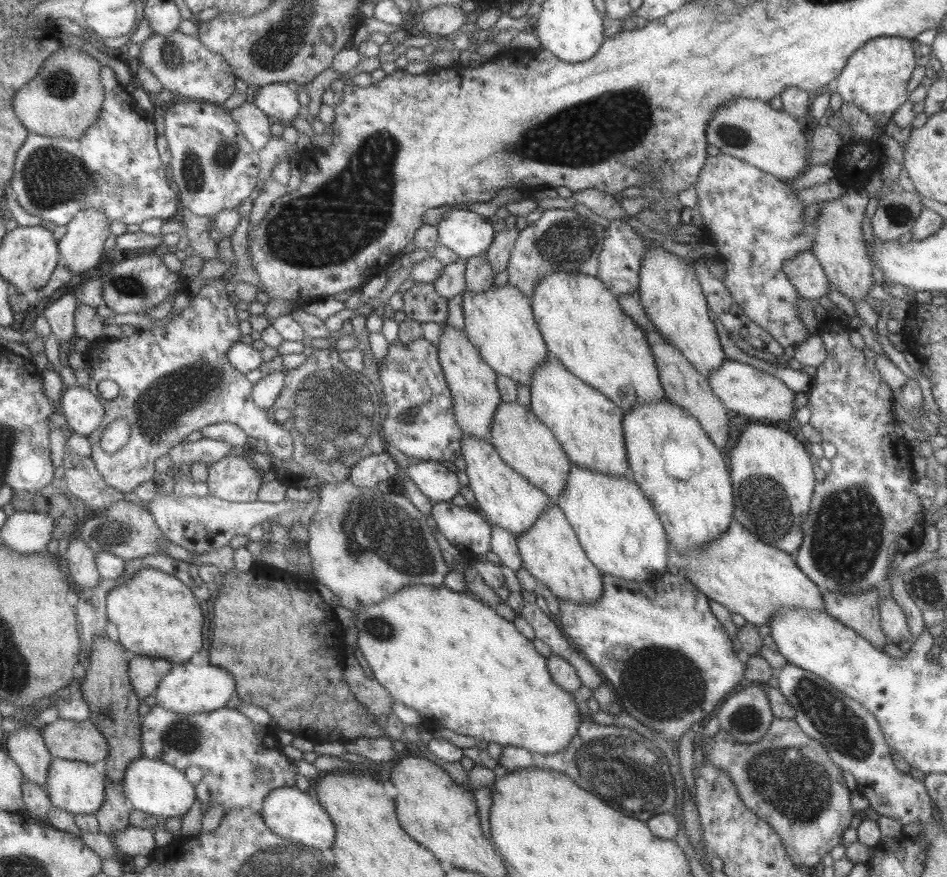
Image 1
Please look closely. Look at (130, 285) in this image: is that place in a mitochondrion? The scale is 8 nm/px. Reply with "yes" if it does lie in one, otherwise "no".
yes

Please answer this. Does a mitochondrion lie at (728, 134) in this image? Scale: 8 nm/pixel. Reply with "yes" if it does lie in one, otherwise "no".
yes

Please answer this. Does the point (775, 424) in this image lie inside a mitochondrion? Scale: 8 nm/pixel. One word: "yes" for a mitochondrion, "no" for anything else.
no

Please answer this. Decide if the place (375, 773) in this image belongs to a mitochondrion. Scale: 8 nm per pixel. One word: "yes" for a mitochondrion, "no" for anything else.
no

